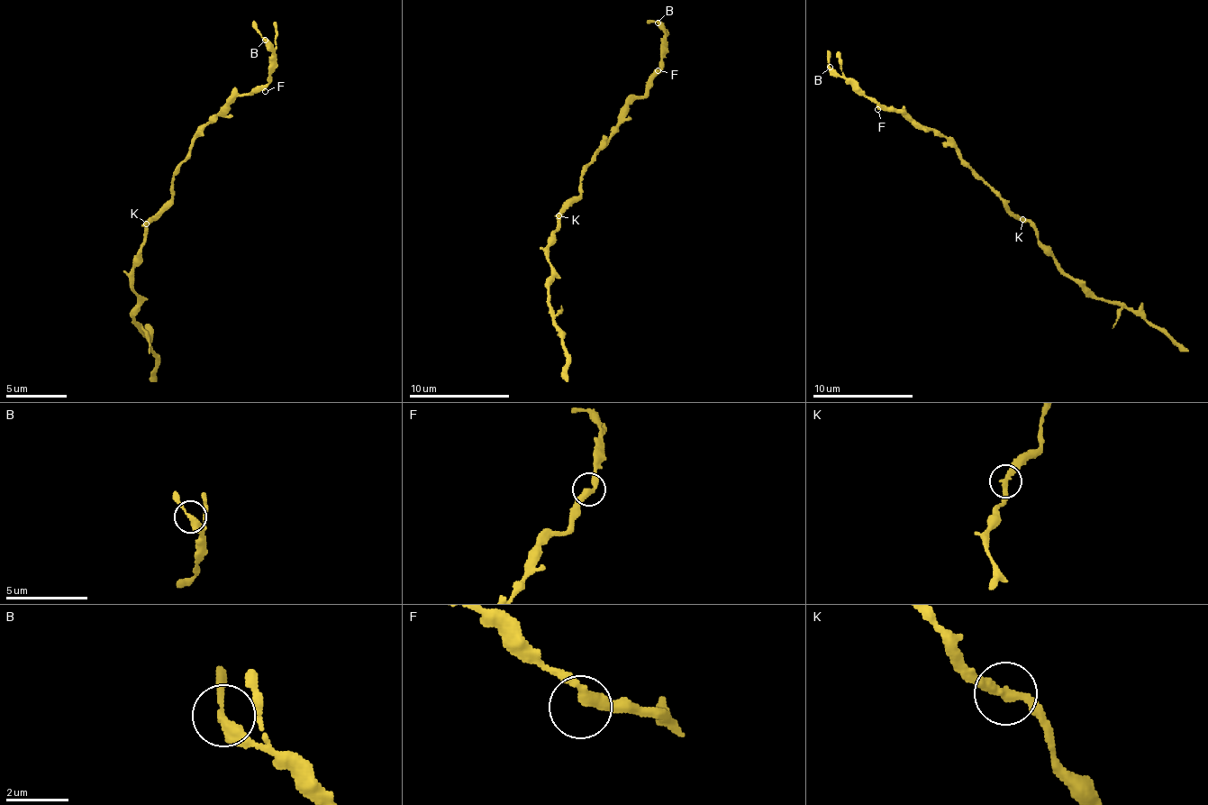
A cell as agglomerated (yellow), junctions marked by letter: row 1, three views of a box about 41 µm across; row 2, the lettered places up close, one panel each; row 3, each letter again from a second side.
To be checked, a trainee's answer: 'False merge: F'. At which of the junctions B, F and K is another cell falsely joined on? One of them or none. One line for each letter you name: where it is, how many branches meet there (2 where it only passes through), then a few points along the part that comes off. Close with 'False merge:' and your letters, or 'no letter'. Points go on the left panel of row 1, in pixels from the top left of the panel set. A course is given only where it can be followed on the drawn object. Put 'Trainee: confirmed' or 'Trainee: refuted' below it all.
False merge: no letter
Trainee: refuted

